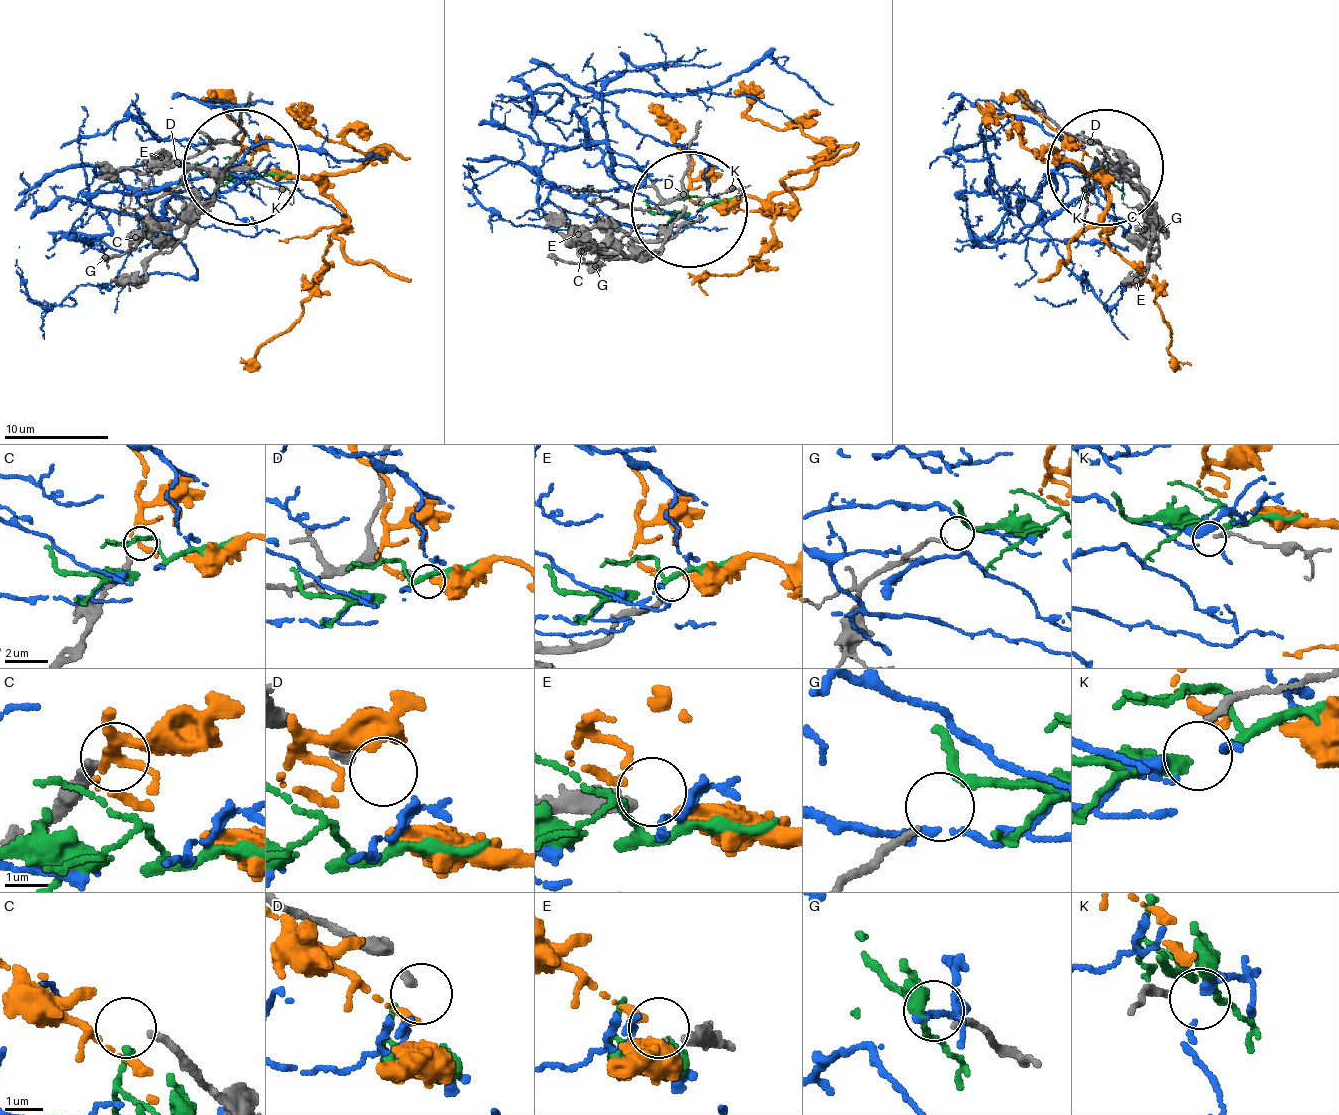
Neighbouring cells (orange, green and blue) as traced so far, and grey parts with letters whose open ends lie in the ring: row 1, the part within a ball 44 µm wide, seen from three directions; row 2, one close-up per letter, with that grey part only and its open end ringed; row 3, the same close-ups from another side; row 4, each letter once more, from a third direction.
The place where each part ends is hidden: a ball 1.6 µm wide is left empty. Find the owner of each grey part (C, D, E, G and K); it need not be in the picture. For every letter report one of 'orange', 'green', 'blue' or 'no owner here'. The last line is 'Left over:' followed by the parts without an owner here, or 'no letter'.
C: no owner here
D: no owner here
E: orange
G: green
K: blue
Left over: C, D

